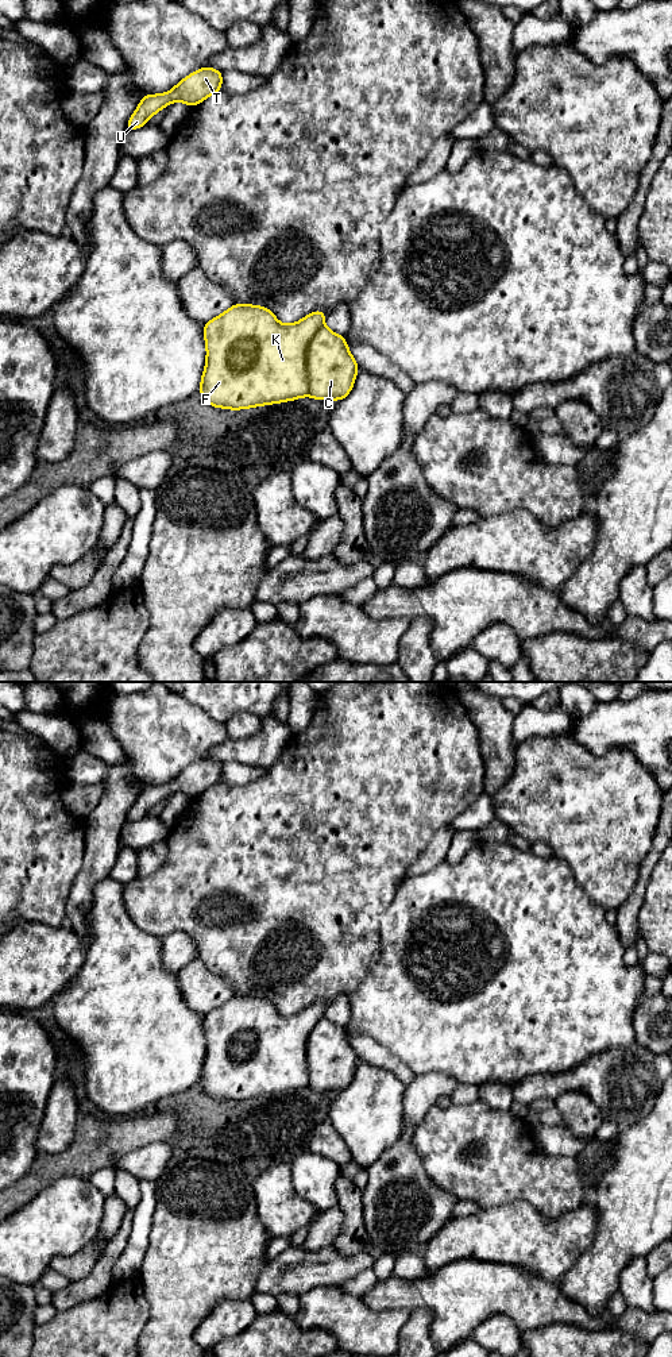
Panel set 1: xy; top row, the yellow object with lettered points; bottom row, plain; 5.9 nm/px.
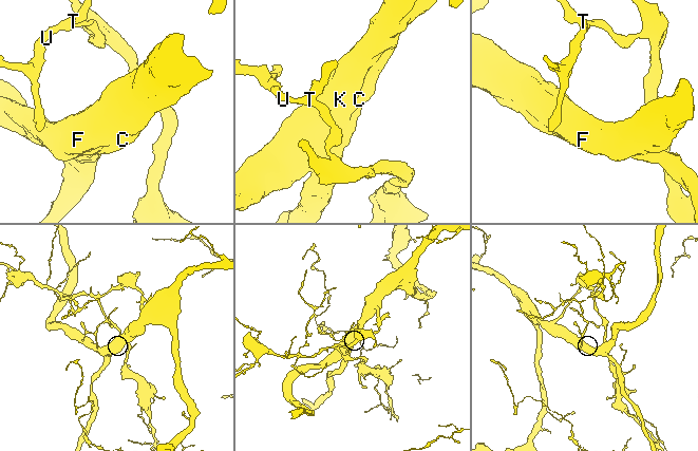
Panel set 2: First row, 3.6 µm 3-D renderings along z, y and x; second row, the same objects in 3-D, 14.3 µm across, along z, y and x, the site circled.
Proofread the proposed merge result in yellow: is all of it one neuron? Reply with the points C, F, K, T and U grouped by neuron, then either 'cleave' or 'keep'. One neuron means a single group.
C F K T U; keep

